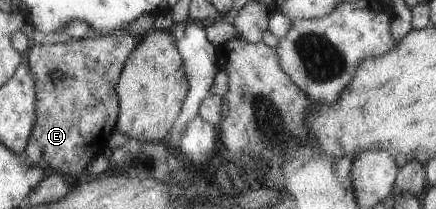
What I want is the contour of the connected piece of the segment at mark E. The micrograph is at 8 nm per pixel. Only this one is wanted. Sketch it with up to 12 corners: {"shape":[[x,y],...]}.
{"shape":[[138,42],[31,43],[21,154],[74,181],[102,155]]}

